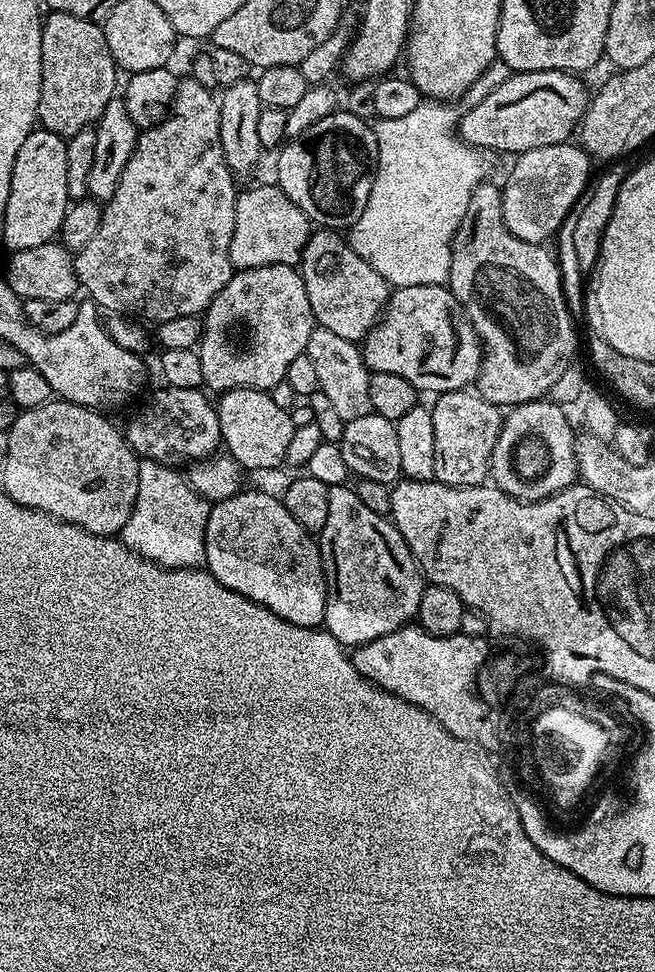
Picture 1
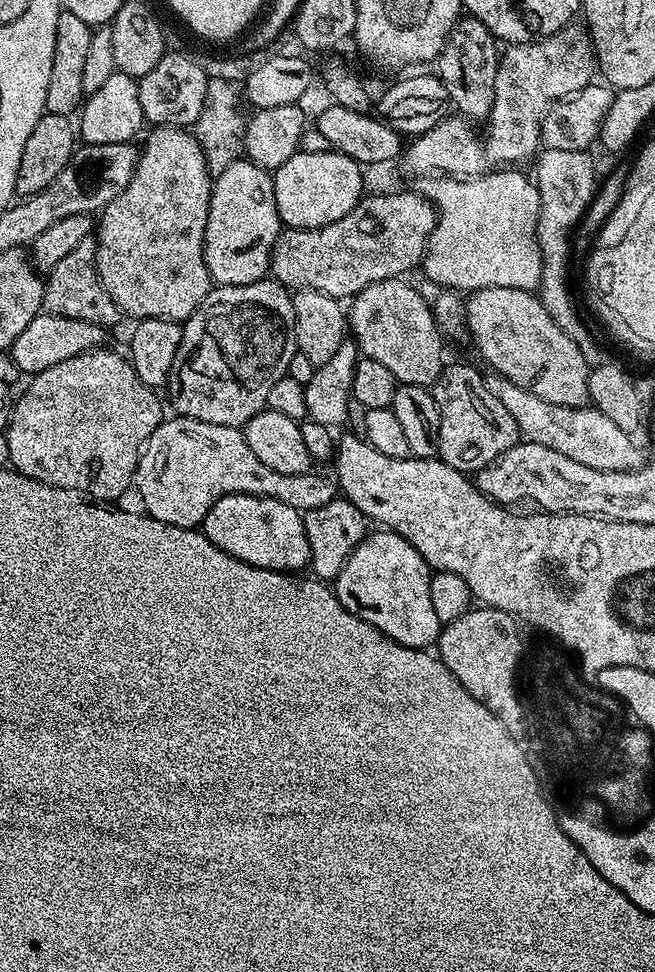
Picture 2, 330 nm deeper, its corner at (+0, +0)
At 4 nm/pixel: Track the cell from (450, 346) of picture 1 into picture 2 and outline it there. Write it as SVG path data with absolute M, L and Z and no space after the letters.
M479 288L463 301L466 332L472 335L476 352L488 363L487 367L518 386L534 391L538 398L554 402L558 406L583 408L589 403L588 374L590 366L578 350L578 346L550 318L546 306L535 291L527 292L521 288Z

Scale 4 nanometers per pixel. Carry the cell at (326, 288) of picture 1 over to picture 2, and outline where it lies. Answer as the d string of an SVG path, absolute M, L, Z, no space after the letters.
M404 278L383 280L363 288L358 295L351 297L349 304L352 305L347 305L346 324L363 357L372 358L376 362L382 363L382 366L389 367L397 383L416 384L428 388L436 383L446 360L440 338L442 330L436 325L431 303L427 299L424 301L423 294L414 285L407 284L406 281L407 279Z

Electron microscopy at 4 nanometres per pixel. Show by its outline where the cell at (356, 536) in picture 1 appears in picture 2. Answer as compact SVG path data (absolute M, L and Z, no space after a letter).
M387 530L376 531L380 532L369 531L365 535L336 575L334 591L338 602L394 642L407 648L431 649L439 640L442 627L430 602L433 569L405 536Z

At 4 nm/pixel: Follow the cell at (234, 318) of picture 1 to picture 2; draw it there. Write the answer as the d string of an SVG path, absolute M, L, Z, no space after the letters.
M271 278L250 282L246 286L222 284L213 287L198 310L194 310L190 319L183 321L182 327L182 342L166 389L167 395L172 395L175 411L198 422L243 429L254 414L264 411L269 403L268 395L275 390L280 379L283 381L287 377L290 358L294 358L297 351L292 292Z

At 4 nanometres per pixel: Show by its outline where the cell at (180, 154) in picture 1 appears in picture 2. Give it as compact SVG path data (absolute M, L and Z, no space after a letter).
M159 126L151 129L152 133L148 136L144 148L139 149L136 157L136 169L122 194L114 198L99 213L98 223L94 228L94 239L96 241L96 273L110 298L120 307L121 313L125 317L136 316L137 321L149 320L150 318L162 318L163 320L175 320L183 322L190 319L194 310L207 298L214 285L212 278L208 274L208 267L204 261L204 235L206 234L206 218L210 210L210 198L212 197L212 185L214 177L208 172L207 158L204 157L204 151L200 148L199 142L191 131L183 128L162 128Z

